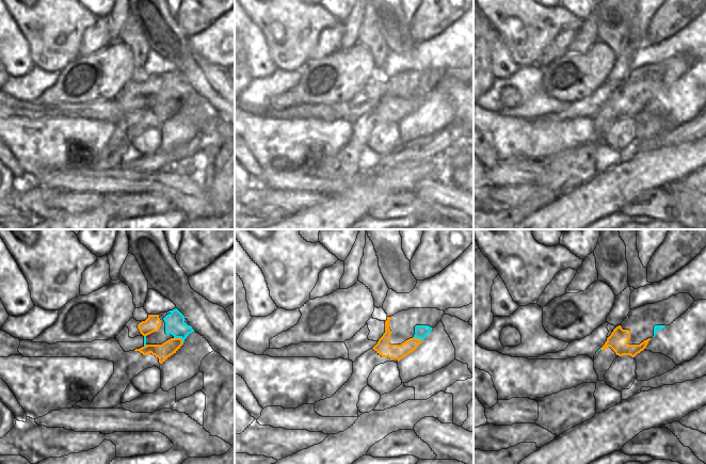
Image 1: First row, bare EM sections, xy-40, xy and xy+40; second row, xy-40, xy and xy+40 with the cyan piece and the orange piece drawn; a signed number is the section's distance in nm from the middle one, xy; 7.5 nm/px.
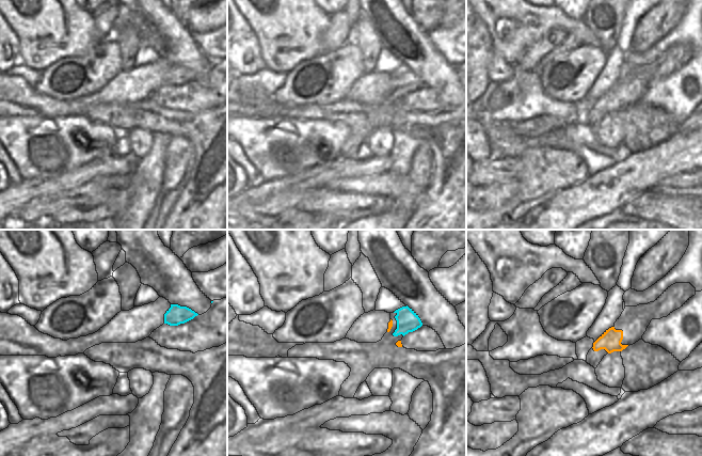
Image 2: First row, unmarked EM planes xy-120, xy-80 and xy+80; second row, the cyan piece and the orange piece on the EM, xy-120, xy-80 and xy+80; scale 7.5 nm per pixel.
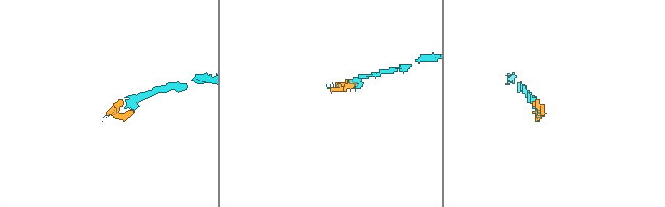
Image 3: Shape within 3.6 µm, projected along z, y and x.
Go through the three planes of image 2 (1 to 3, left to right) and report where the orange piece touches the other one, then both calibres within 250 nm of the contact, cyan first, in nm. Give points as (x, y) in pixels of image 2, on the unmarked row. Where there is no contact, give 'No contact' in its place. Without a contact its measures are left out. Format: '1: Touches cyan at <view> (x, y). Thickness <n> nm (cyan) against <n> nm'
1: No contact
2: No contact
3: No contact.

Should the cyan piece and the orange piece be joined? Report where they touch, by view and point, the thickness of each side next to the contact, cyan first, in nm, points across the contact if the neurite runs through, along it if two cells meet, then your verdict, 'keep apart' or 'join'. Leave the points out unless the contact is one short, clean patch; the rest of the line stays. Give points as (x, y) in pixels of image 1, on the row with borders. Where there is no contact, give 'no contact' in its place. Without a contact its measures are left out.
contact xy-40 (180, 337); calibres 150 and 120 nm; keep apart

